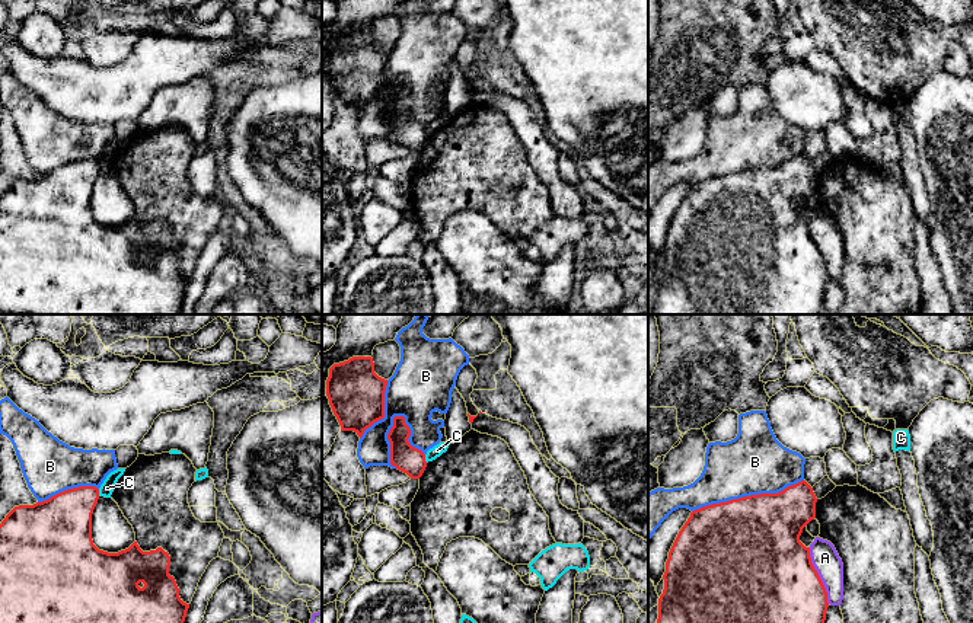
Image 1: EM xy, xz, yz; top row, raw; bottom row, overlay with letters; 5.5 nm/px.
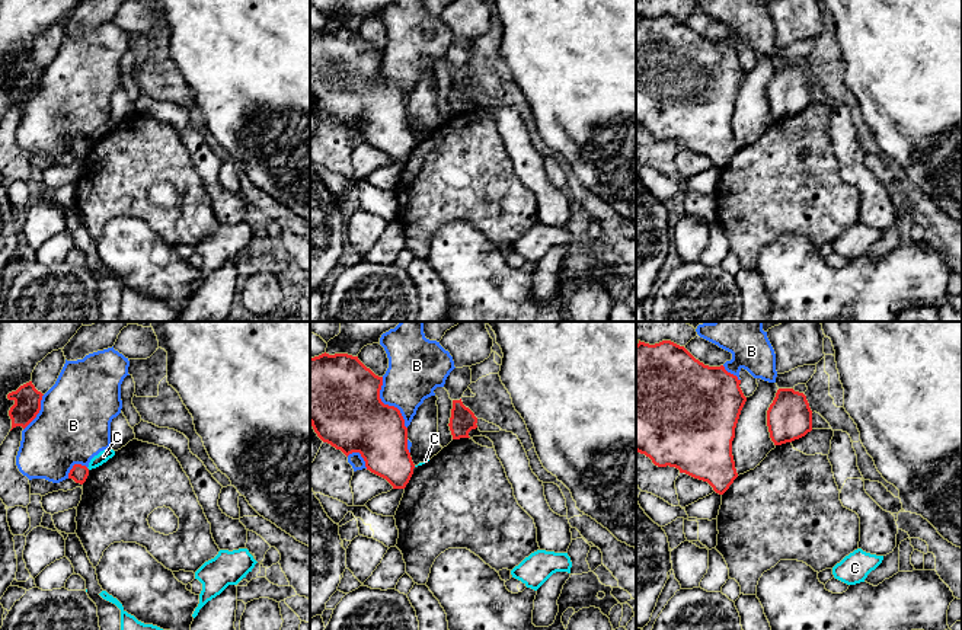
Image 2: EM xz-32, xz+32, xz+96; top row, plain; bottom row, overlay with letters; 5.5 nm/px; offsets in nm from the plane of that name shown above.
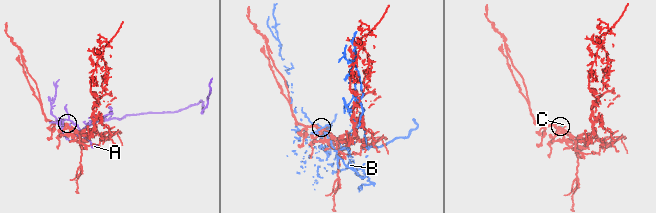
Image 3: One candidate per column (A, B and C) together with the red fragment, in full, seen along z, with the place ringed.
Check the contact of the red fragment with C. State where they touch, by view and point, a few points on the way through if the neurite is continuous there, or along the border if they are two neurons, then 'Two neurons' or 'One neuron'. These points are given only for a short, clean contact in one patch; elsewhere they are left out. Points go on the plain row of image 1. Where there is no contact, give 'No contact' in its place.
Touches red at xz (424, 133). Boundary: xz (424, 128), (427, 136). Two neurons

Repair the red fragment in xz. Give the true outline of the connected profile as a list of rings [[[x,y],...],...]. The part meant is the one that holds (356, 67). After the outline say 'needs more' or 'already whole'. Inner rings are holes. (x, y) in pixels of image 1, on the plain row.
[[[352,31],[334,38],[326,54],[326,70],[341,105],[354,105],[360,112],[374,96],[385,92],[385,66],[387,54],[374,47],[371,31]]]; already whole

